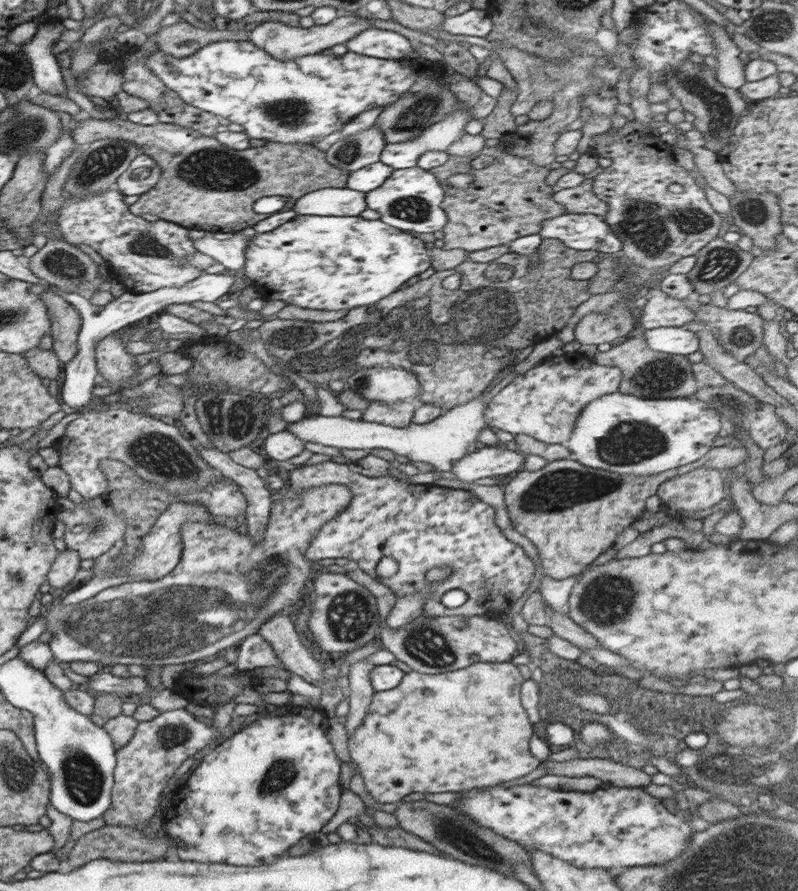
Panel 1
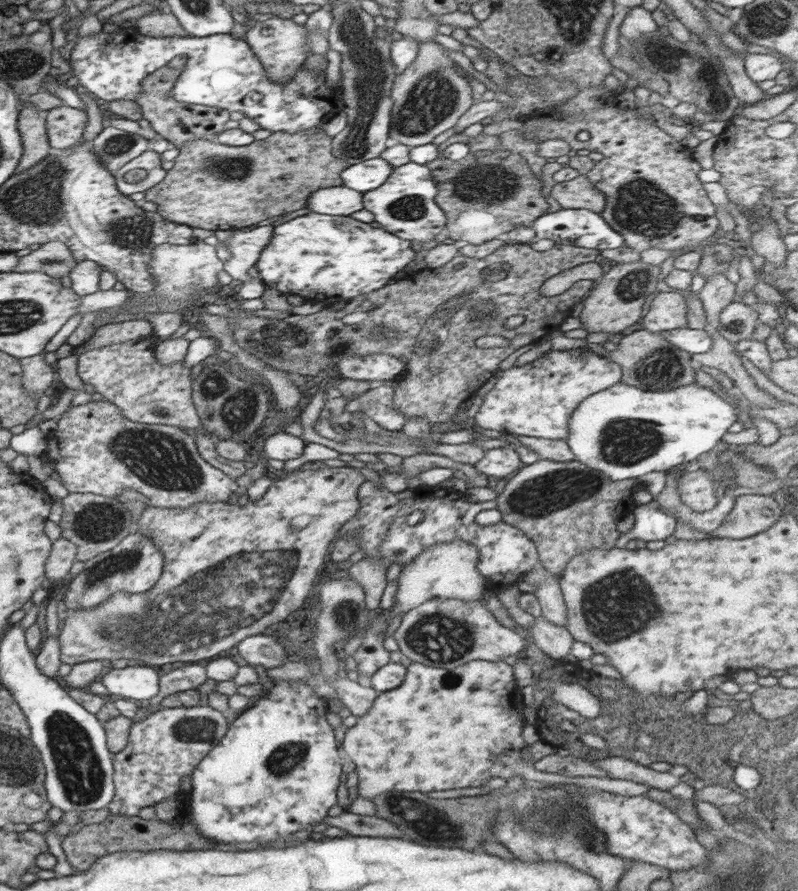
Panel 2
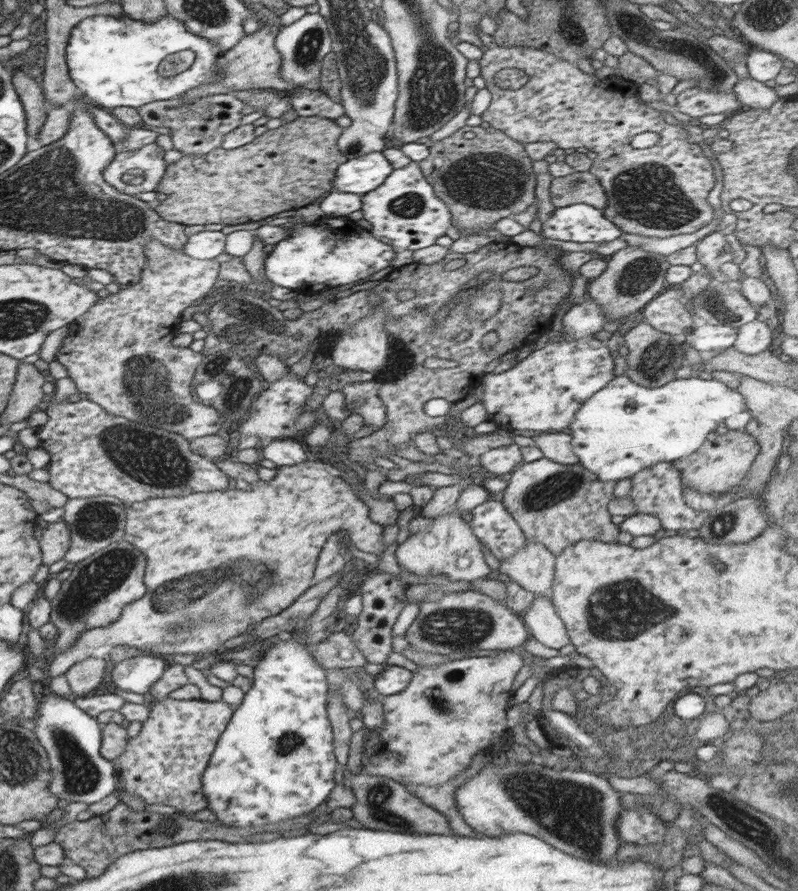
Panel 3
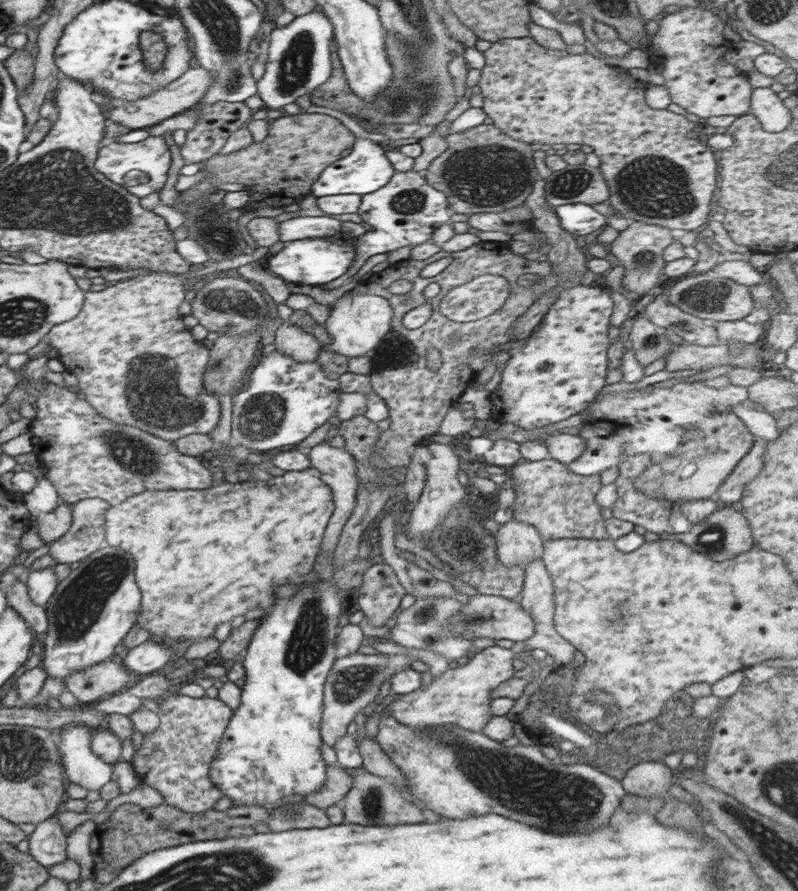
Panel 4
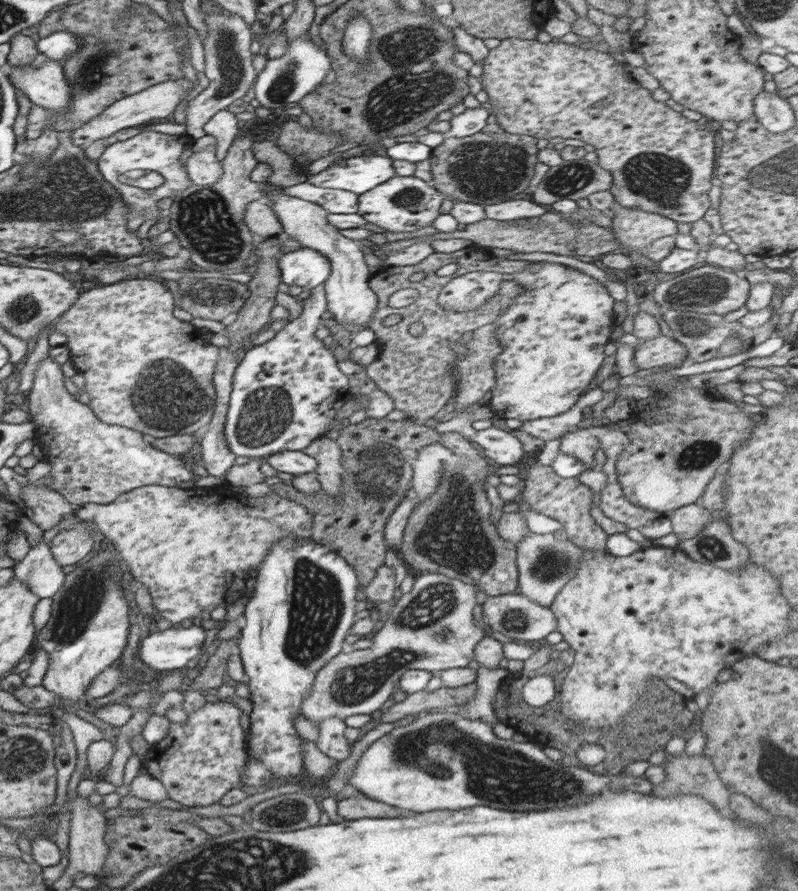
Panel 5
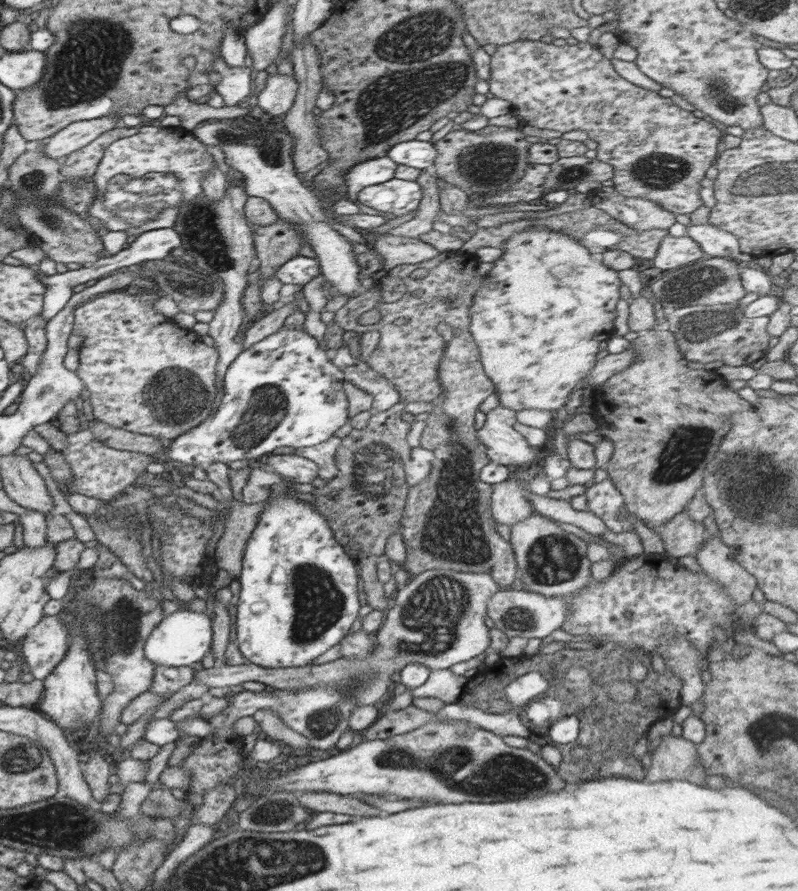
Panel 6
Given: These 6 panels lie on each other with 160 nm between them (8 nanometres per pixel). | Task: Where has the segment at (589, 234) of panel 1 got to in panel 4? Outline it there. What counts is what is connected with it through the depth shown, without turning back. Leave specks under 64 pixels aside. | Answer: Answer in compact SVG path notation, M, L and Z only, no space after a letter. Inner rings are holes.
M584 203L563 204L555 207L555 213L560 226L574 236L587 237L596 230L604 230L608 225L608 219L604 215L598 213L592 205Z

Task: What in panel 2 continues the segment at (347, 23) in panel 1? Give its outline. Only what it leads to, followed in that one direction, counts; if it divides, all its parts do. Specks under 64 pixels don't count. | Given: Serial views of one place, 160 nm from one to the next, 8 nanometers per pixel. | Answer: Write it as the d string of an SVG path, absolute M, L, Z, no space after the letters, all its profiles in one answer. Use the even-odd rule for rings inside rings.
M275 16L270 20L260 21L253 23L253 25L248 29L248 32L245 34L245 42L250 46L250 50L260 59L262 66L266 69L266 72L269 74L269 79L277 83L285 83L289 81L296 72L296 69L302 66L304 60L313 53L308 51L306 48L306 41L309 38L309 30L304 26L297 24L291 19L284 19Z

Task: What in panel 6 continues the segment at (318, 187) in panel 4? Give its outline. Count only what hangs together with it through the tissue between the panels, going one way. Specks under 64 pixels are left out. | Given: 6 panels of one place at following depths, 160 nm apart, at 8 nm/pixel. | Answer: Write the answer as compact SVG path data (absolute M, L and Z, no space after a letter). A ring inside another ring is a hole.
M387 154L352 165L344 178L346 196L351 201L356 201L358 193L363 188L392 180L395 177L396 167L397 164Z

